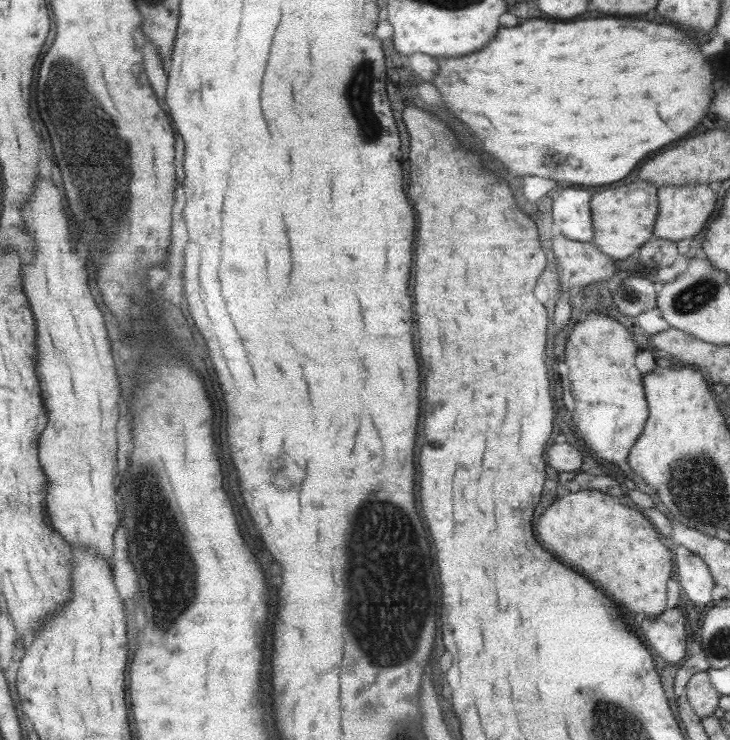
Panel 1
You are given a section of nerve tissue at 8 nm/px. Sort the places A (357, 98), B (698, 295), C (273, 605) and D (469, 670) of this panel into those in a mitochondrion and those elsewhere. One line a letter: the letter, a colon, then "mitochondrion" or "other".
A: mitochondrion
B: mitochondrion
C: other
D: other

